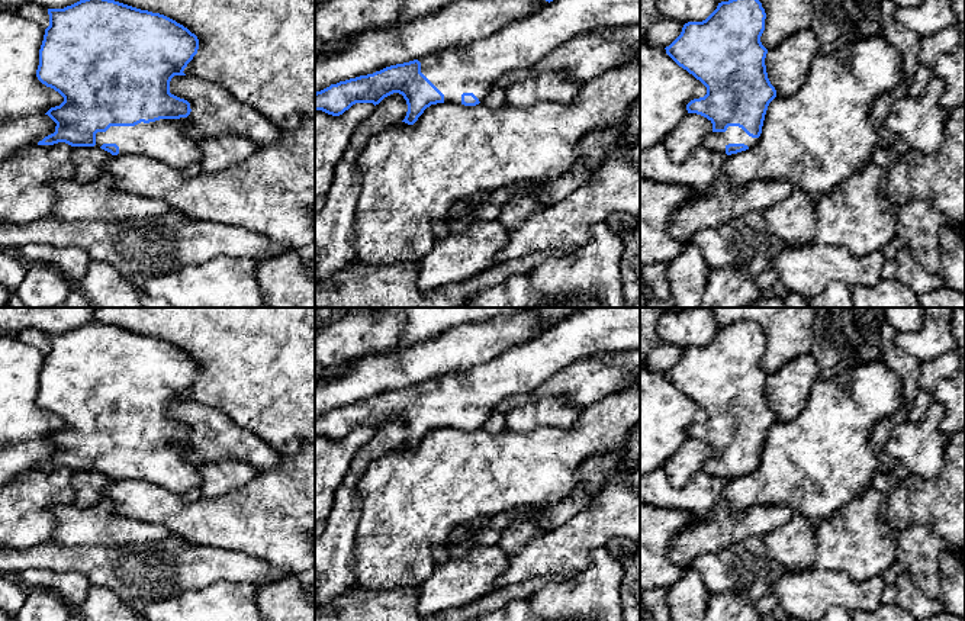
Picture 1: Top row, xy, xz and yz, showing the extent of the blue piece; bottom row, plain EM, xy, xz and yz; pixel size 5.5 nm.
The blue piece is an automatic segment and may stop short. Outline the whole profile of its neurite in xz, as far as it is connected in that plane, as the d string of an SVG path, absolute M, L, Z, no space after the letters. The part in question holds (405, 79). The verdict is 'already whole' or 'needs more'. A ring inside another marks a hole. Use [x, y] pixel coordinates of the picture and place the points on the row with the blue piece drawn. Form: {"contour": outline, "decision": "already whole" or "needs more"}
{"contour": "M640 0L546 1L540 10L504 26L483 39L331 84L315 93L315 110L340 116L356 103L373 103L376 106L385 97L399 93L408 104L408 112L402 122L414 125L431 104L444 102L464 106L479 104L504 75L535 67L550 52L580 35L607 28L631 28L640 23Z", "decision": "needs more"}

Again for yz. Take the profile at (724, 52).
{"contour": "M728 0L702 22L688 22L681 35L666 46L666 54L707 87L707 94L686 104L688 113L697 113L713 123L702 145L727 155L756 145L769 103L776 97L766 73L768 49L760 36L766 13L759 0Z", "decision": "needs more"}

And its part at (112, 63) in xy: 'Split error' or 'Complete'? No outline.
Split error

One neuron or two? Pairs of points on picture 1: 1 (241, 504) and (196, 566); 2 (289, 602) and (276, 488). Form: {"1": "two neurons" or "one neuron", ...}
{"1": "two neurons", "2": "two neurons"}

